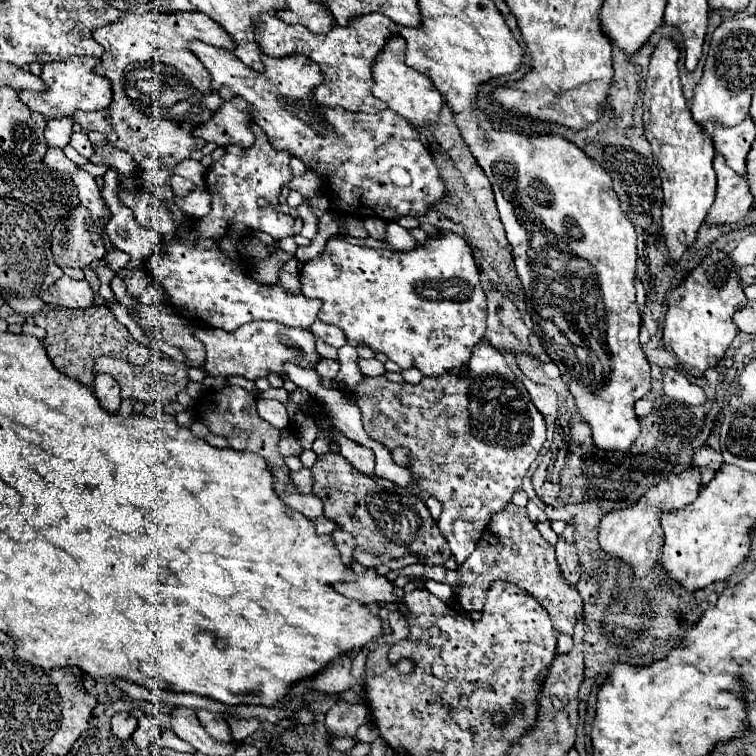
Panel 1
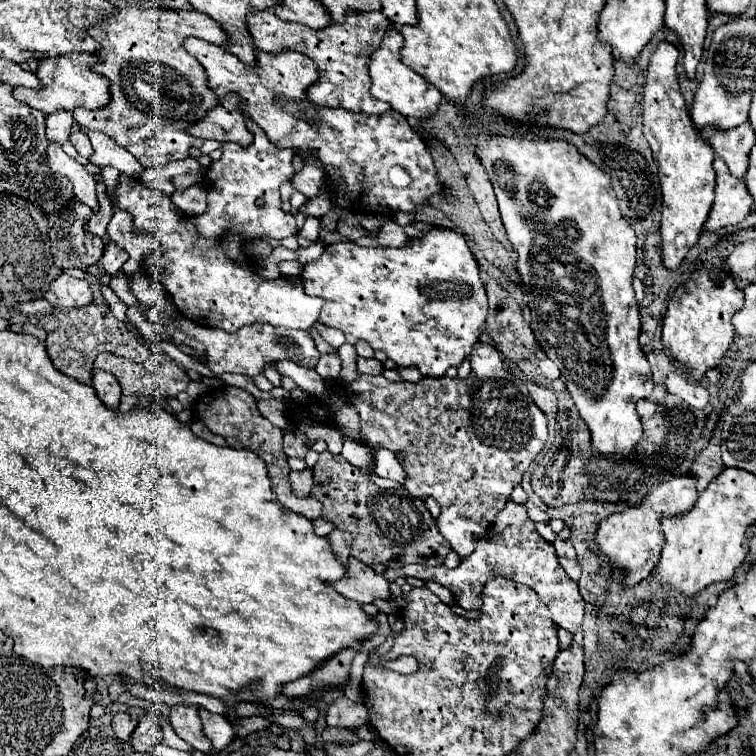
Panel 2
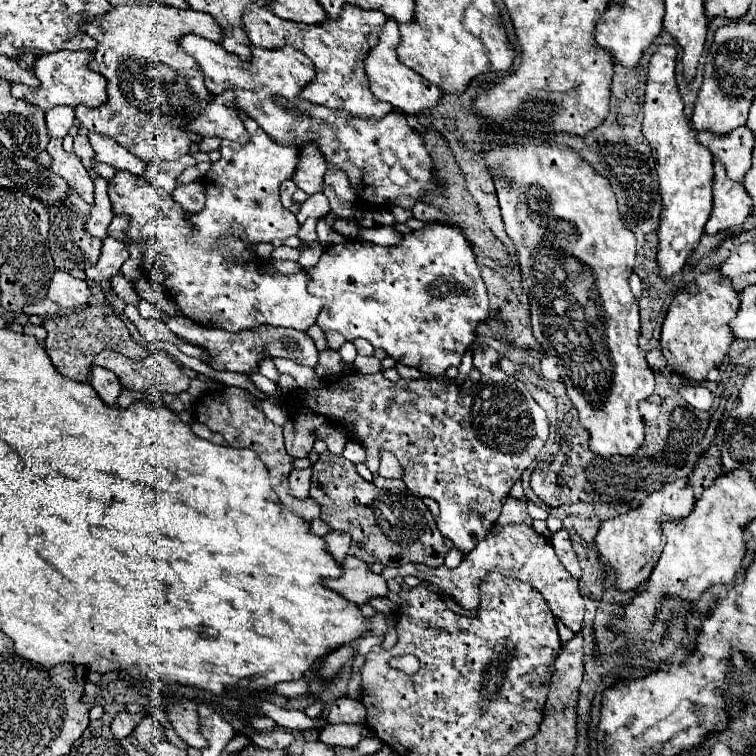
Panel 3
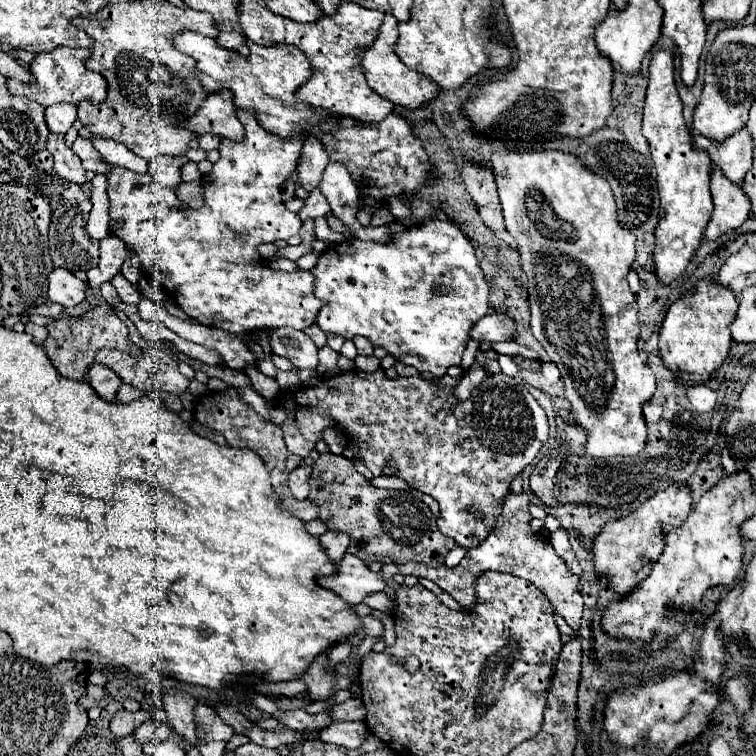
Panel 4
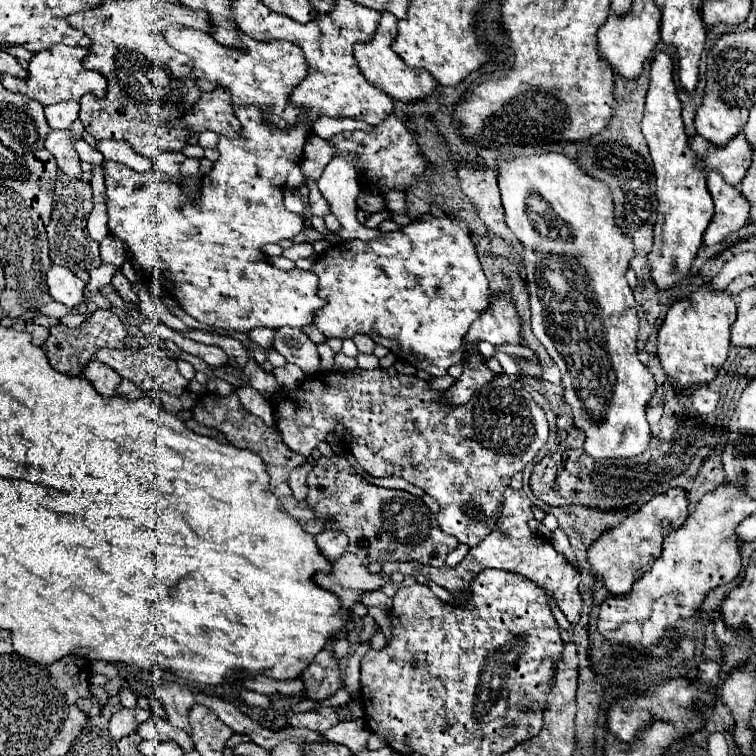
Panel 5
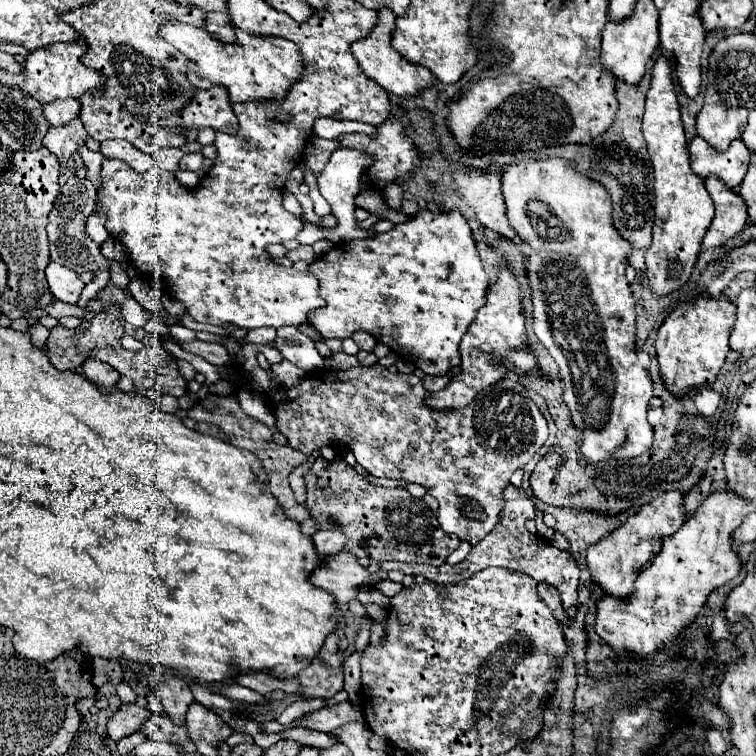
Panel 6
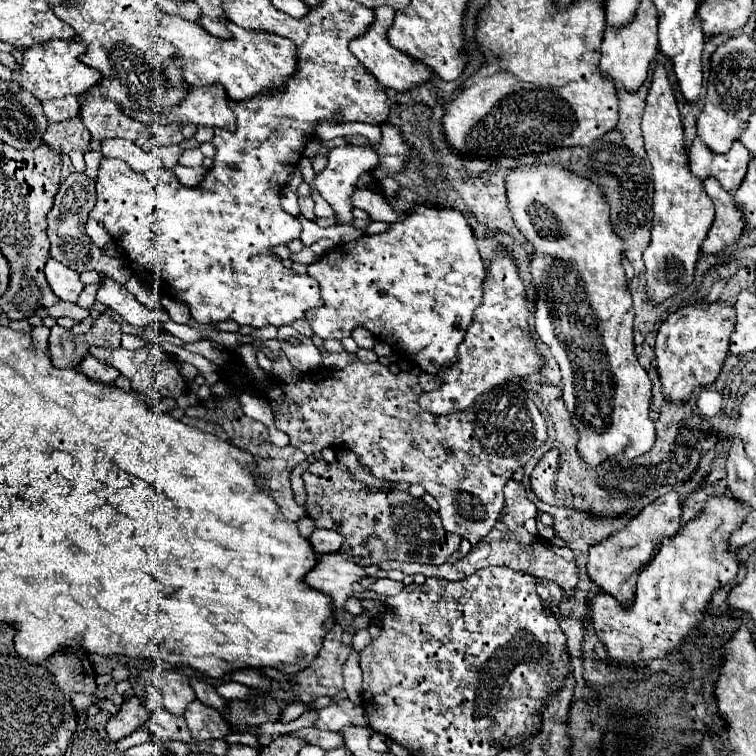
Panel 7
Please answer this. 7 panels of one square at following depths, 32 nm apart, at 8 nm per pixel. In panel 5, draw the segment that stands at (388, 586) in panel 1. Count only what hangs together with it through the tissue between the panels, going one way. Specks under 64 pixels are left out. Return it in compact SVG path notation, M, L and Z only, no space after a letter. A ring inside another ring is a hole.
M344 552L344 556L330 562L330 566L330 572L316 572L314 582L336 594L342 602L342 608L350 608L354 602L358 602L362 592L378 590L384 586L382 576L370 574L368 568L362 566L360 560L350 552Z

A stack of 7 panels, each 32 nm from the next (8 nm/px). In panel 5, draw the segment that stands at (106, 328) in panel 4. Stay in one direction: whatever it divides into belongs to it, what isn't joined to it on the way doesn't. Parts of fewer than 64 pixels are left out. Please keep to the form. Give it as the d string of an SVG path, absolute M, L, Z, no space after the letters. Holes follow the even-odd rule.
M96 310L86 322L82 322L82 326L78 328L68 328L64 324L58 324L54 328L50 328L50 336L46 340L46 354L50 364L64 374L74 374L80 376L82 368L88 360L94 358L94 352L108 346L108 348L124 348L122 340L126 338L126 326L124 322L112 314L110 310Z

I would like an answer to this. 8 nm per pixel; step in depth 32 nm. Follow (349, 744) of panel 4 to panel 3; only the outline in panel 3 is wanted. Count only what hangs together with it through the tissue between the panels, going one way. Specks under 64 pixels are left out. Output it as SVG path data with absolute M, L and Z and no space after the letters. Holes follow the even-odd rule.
M326 724L320 730L320 740L332 746L344 746L344 748L356 748L364 732L364 724Z

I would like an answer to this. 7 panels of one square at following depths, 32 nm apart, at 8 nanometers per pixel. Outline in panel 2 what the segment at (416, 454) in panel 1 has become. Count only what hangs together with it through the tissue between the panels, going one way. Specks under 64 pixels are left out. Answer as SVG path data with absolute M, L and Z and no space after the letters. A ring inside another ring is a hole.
M488 346L488 348L492 350L492 372L490 372L490 368L484 370L482 364L480 364L480 376L470 374L466 380L442 376L442 378L422 378L420 382L406 382L406 380L402 380L402 382L390 382L390 380L386 380L382 374L376 374L376 376L360 374L354 382L350 382L350 384L346 384L346 386L344 386L344 384L332 384L332 386L330 386L330 400L328 400L328 396L310 398L306 404L300 404L302 410L306 412L306 418L304 418L304 420L290 418L288 426L284 428L284 454L286 454L286 456L304 458L306 452L310 450L308 438L306 438L306 428L312 426L312 424L322 424L324 420L334 418L336 414L332 414L332 404L350 404L350 402L352 402L350 406L354 406L354 410L360 414L360 432L362 432L364 440L366 440L368 444L378 444L378 446L382 446L382 448L388 448L388 450L392 450L394 454L400 456L400 462L402 462L404 470L408 472L408 480L404 482L404 488L406 488L412 496L432 496L432 498L440 504L440 508L442 508L442 520L448 522L448 528L440 528L440 534L452 544L452 548L458 552L460 558L466 558L466 556L476 548L476 542L482 540L482 538L488 534L488 528L492 526L492 520L494 520L496 514L504 508L504 504L506 504L508 498L510 498L512 488L514 488L516 484L520 484L522 474L524 474L526 468L534 462L534 458L538 456L538 452L542 450L542 446L544 446L544 442L546 442L546 438L548 438L548 420L546 420L546 414L544 414L544 412L534 404L534 400L530 398L530 392L528 392L526 384L524 384L520 378L516 378L512 372L508 372L508 370L502 368L502 362L504 362L504 354L502 354L502 352L498 352L494 346Z

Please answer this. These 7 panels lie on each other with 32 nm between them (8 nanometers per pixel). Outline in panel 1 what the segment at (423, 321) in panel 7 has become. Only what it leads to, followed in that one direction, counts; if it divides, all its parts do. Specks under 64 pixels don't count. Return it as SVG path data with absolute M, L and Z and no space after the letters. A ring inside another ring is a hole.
M438 232L436 236L428 236L424 244L418 244L416 248L404 250L404 252L398 252L398 250L374 250L374 248L354 246L354 244L348 244L342 238L328 240L326 250L324 250L324 256L314 258L308 264L302 266L302 270L300 270L300 288L302 288L302 294L304 296L308 296L308 298L320 298L322 300L322 308L320 308L318 318L322 322L326 322L326 324L338 326L346 334L346 340L348 340L350 346L366 344L374 352L384 352L402 370L414 366L424 376L442 376L450 368L460 368L462 364L466 364L470 360L472 348L484 338L484 330L486 330L486 294L484 294L482 284L480 284L480 272L478 272L478 266L474 262L474 256L472 256L470 246L466 244L466 240L462 236L458 236L454 232Z

